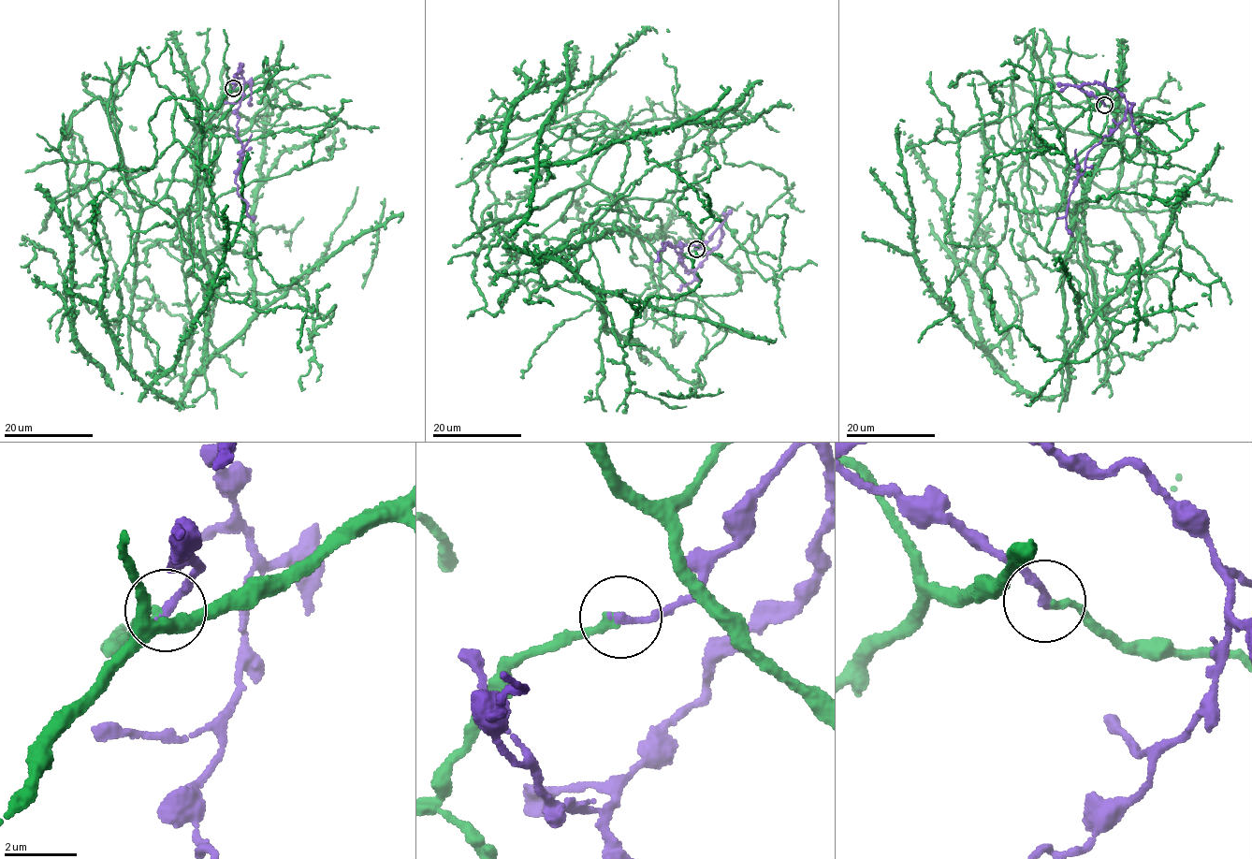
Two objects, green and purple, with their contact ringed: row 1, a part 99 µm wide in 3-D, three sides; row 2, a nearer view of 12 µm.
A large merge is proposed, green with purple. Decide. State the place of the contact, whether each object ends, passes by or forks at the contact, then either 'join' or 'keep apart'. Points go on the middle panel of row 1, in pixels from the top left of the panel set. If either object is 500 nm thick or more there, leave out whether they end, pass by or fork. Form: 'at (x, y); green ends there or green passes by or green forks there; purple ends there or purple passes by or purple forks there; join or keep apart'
at (696, 249); green ends there; purple ends there; keep apart

